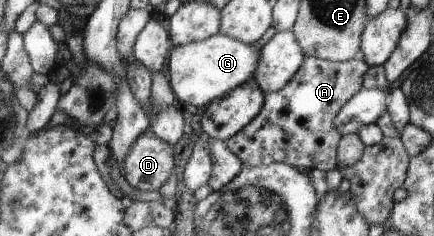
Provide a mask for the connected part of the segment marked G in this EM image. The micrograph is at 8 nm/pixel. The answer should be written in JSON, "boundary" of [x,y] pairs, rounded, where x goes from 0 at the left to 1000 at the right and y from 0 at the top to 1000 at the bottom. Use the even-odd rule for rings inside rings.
{"boundary":[[[507,140],[419,195],[401,195],[392,216],[382,301],[392,326],[394,381],[406,398],[415,445],[477,449],[491,419],[512,411],[539,369],[583,339],[599,216],[601,208],[590,208],[578,186]]]}

